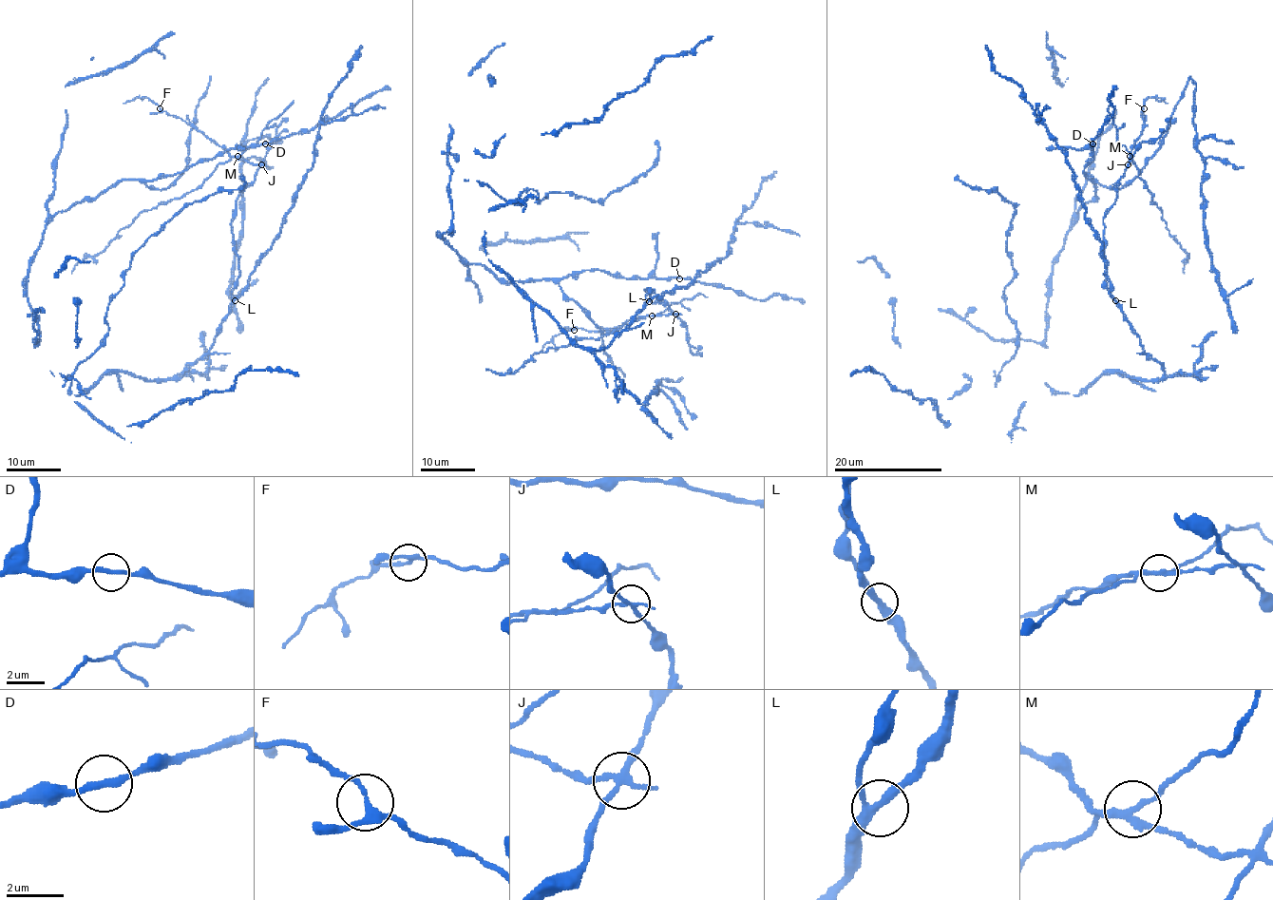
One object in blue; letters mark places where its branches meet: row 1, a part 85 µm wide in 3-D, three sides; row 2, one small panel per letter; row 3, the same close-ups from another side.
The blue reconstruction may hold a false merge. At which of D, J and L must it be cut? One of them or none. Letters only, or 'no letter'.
J

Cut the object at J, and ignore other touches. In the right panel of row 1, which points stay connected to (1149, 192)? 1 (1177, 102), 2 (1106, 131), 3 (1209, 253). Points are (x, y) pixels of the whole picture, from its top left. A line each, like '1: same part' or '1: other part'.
1: other part
2: other part
3: other part

